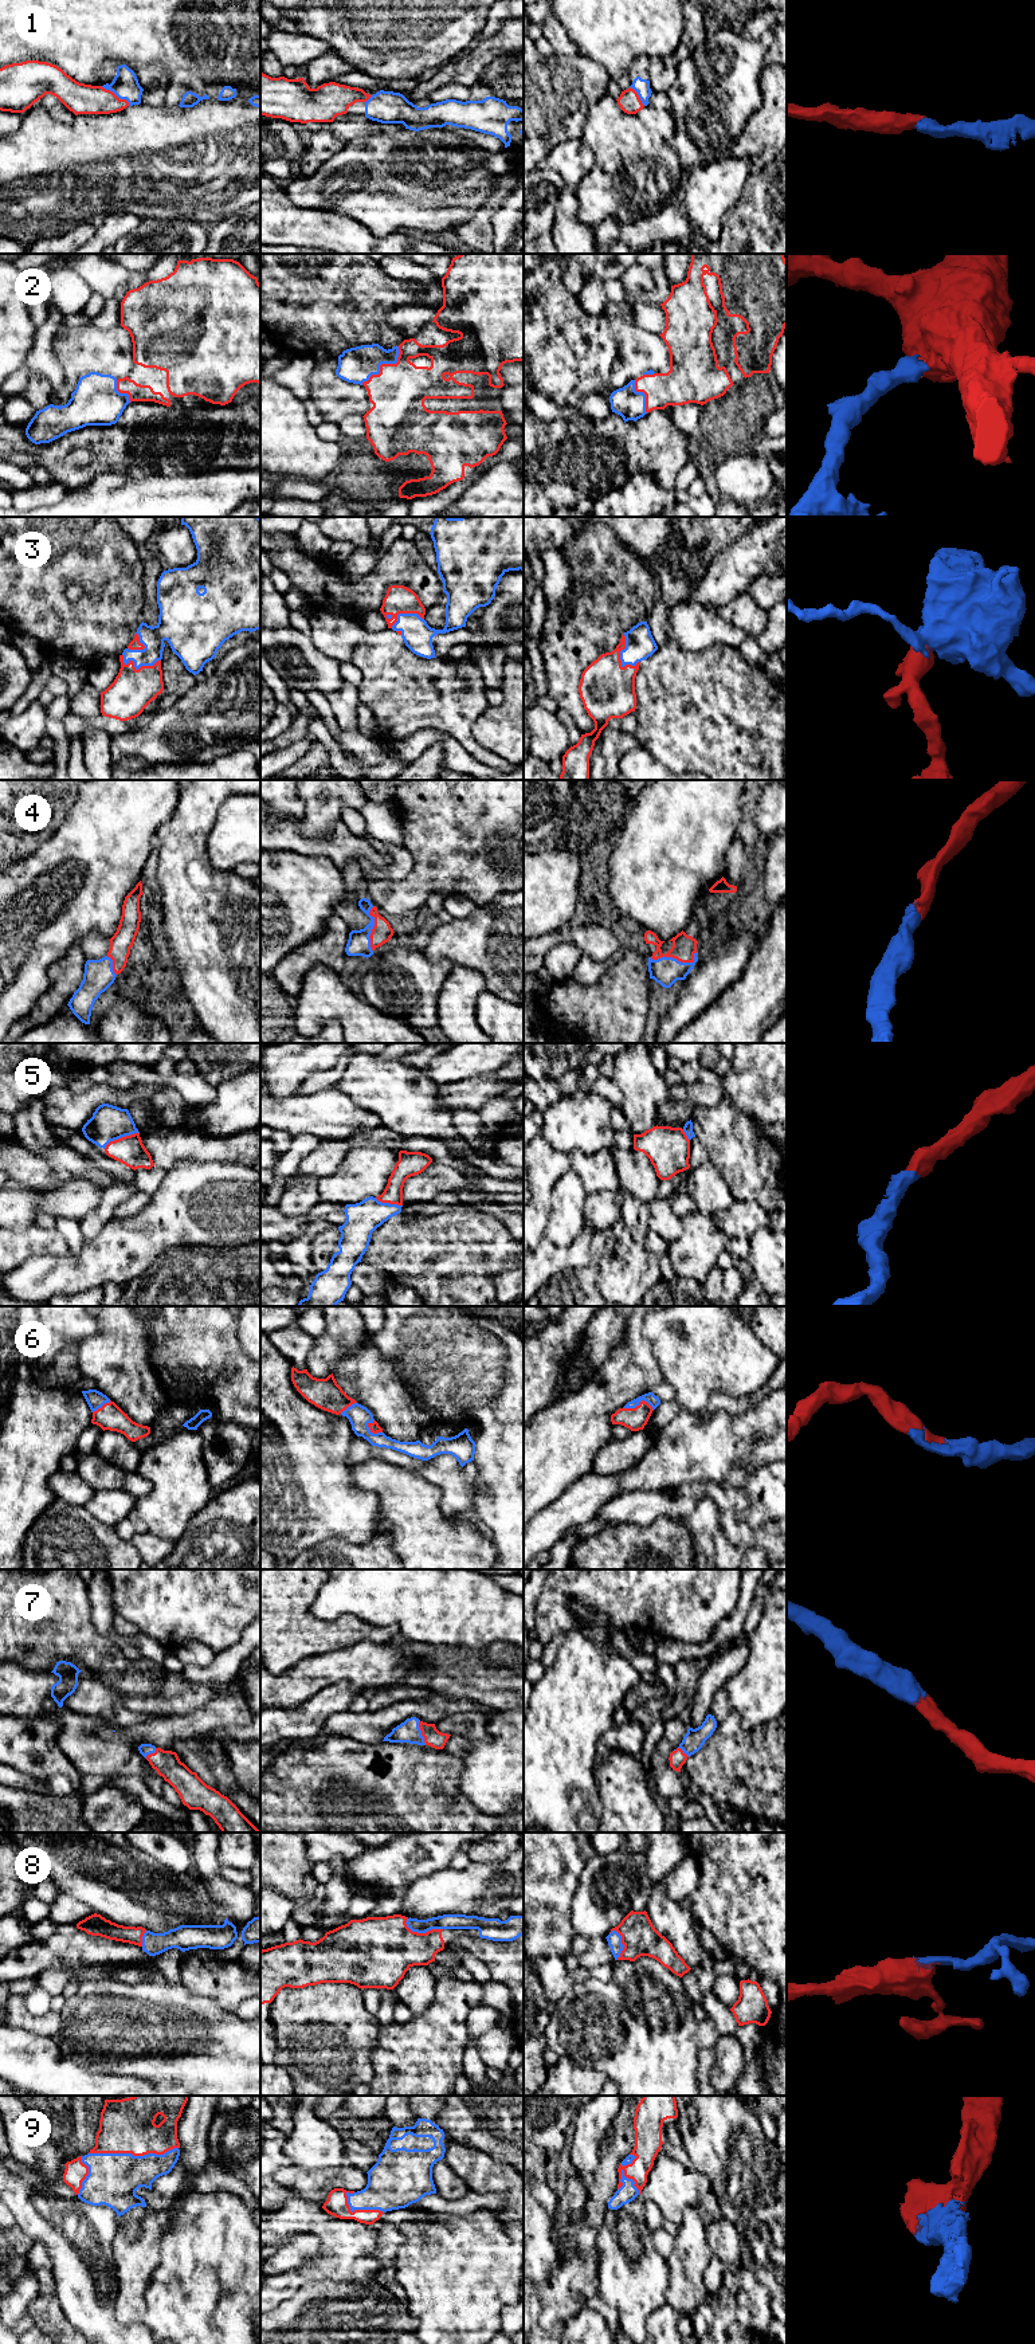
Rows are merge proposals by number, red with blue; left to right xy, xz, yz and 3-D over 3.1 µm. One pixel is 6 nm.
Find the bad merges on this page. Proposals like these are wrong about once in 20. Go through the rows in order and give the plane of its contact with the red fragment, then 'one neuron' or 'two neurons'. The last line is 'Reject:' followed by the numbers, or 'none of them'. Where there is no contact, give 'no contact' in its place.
1: meets red in xy; one neuron
2: meets red in xz; one neuron
3: meets red in yz; one neuron
4: meets red in yz; one neuron
5: meets red in xy; one neuron
6: meets red in yz; one neuron
7: meets red in xz; one neuron
8: meets red in xz; one neuron
9: meets red in xy; one neuron
Reject: none of them

